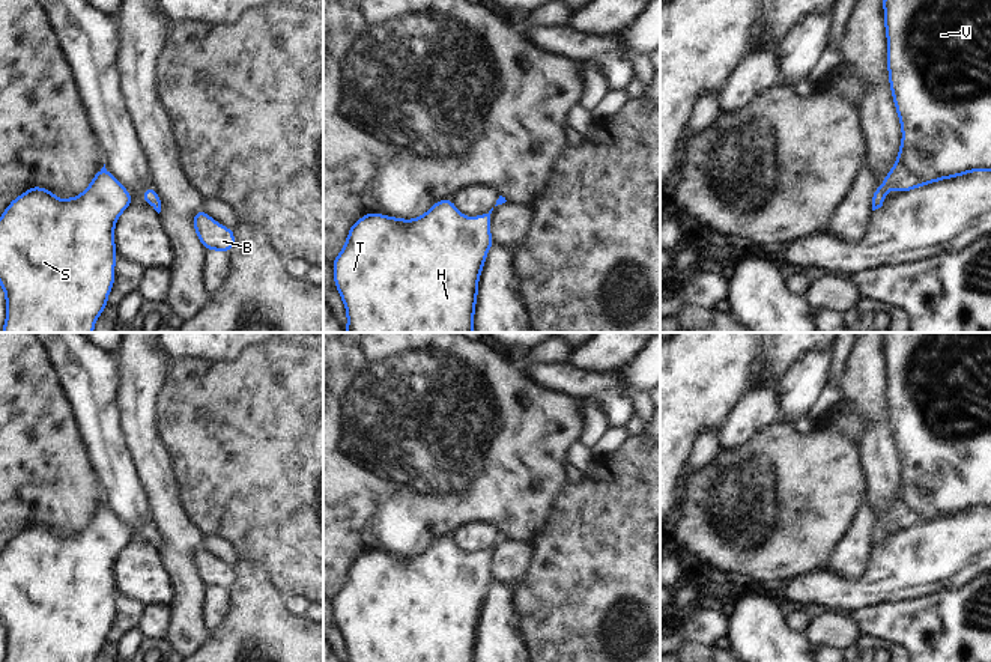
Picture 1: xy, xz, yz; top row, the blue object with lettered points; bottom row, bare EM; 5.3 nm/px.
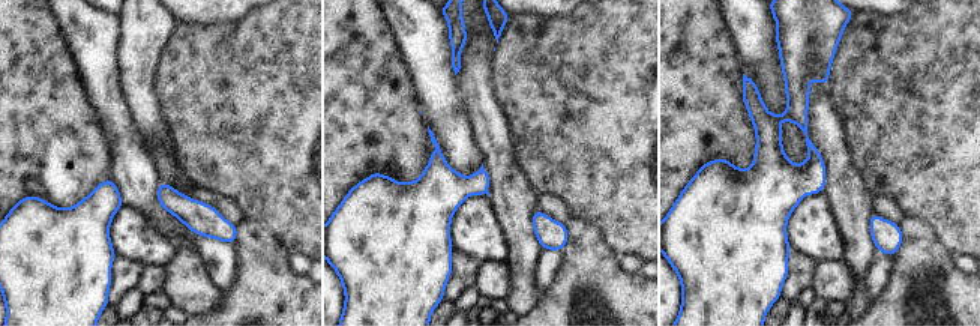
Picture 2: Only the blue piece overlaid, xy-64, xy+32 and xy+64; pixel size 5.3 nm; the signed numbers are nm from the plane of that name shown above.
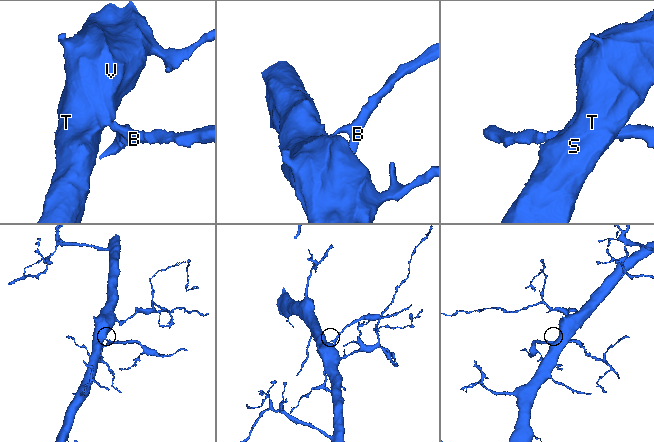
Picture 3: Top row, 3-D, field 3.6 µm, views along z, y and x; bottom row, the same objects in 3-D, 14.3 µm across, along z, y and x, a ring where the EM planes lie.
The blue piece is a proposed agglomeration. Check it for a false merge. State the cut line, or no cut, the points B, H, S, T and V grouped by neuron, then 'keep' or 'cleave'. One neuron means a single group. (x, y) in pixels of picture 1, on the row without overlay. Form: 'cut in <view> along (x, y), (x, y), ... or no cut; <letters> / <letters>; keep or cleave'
no cut; B H S T V; keep

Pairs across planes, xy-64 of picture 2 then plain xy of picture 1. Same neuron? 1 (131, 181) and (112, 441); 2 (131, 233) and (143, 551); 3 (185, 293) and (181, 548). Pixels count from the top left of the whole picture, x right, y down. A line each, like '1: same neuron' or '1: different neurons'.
1: same neuron
2: same neuron
3: same neuron

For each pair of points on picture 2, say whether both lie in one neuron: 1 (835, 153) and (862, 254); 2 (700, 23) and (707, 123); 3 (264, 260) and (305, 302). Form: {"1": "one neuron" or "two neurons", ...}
{"1": "one neuron", "2": "one neuron", "3": "one neuron"}

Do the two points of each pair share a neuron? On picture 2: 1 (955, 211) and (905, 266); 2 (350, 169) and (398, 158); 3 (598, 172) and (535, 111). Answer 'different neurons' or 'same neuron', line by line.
1: different neurons
2: same neuron
3: same neuron

